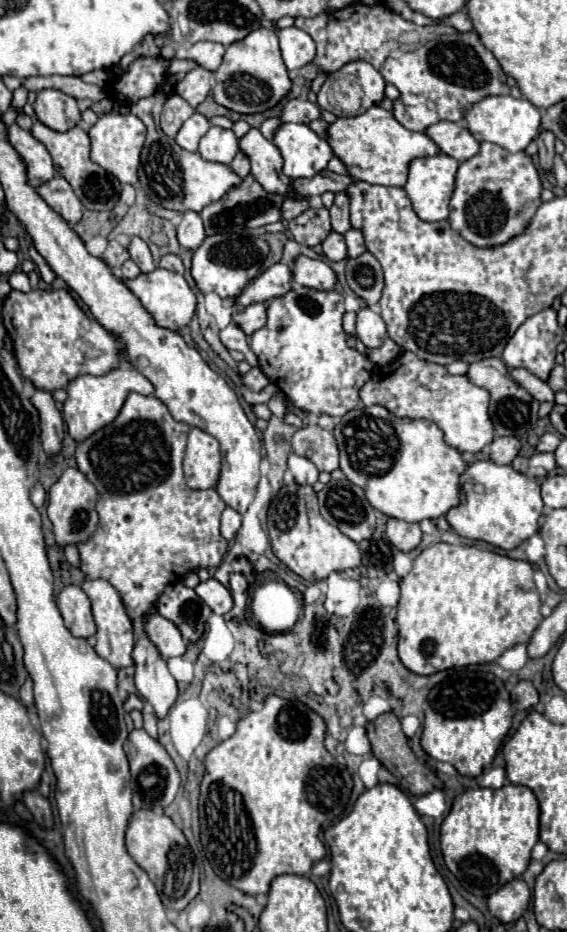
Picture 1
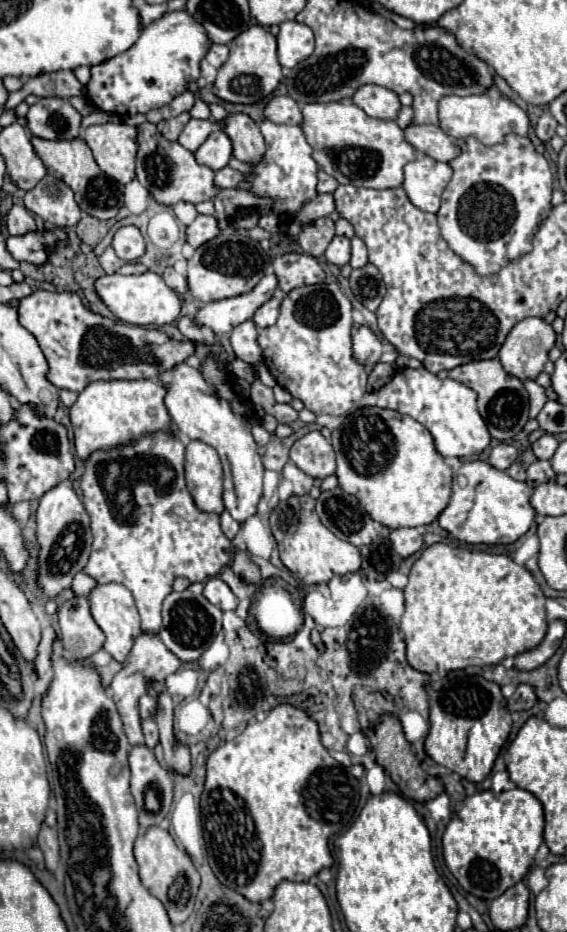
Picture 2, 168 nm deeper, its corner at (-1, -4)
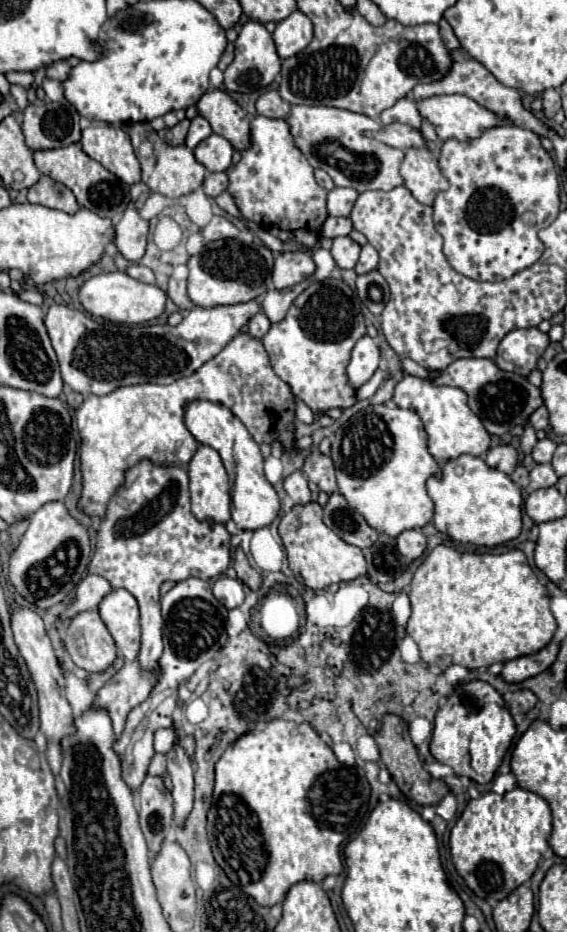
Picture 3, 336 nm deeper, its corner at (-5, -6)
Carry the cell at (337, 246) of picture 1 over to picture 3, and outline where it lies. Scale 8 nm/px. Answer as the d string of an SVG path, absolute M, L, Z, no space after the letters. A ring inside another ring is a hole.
M338 236L338 238L334 238L334 244L332 244L330 252L332 252L334 262L340 268L354 268L356 260L358 260L358 254L360 254L360 246L348 236Z

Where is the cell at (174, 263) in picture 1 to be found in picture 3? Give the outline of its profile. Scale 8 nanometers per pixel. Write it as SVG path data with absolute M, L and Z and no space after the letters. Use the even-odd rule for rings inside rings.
M170 278L170 284L168 284L168 296L170 296L170 300L180 308L180 310L192 310L194 308L194 304L192 304L192 300L188 298L188 292L186 292L186 282L184 280L174 280L174 278Z

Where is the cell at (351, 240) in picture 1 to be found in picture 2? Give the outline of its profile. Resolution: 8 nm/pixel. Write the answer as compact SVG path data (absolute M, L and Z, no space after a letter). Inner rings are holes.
M352 238L352 260L350 260L350 266L352 268L362 268L366 264L368 264L366 244L360 238Z

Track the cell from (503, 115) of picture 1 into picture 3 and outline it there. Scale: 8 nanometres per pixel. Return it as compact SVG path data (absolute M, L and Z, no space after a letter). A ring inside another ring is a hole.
M444 94L444 96L432 96L426 100L420 100L420 114L434 124L440 140L450 140L450 138L460 140L460 142L474 140L474 138L480 138L486 130L490 130L494 126L512 124L506 116L502 118L502 116L494 114L492 110L486 110L486 106L474 102L472 98L466 98L462 94L448 94L448 96Z

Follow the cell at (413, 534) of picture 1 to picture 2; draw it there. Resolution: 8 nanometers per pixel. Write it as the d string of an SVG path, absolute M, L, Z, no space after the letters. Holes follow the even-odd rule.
M396 528L390 531L390 542L394 552L408 558L422 548L422 534L418 528Z

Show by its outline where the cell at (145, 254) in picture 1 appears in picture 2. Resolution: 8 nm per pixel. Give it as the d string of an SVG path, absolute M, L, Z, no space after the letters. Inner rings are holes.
M122 226L120 230L116 230L112 238L112 248L124 262L136 262L146 250L144 238L136 226Z

